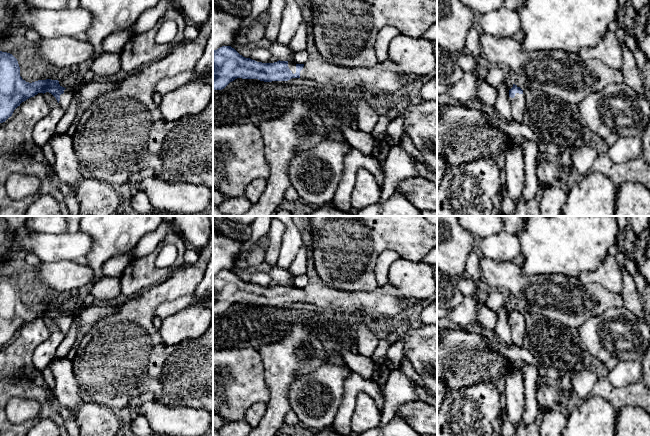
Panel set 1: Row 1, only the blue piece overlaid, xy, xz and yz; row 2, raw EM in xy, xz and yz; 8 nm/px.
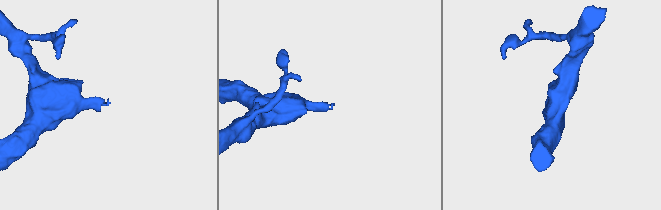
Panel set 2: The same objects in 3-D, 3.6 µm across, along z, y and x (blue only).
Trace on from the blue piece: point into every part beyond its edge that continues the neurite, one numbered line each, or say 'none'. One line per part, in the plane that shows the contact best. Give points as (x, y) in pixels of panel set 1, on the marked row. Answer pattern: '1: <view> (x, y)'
1: xz (291, 64)

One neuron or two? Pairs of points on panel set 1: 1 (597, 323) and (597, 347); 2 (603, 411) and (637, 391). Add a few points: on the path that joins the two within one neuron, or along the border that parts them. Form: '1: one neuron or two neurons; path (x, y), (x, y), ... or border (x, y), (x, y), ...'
1: one neuron; path (597, 329), (597, 341)
2: two neurons; border (589, 399), (592, 397), (602, 397), (616, 409)

